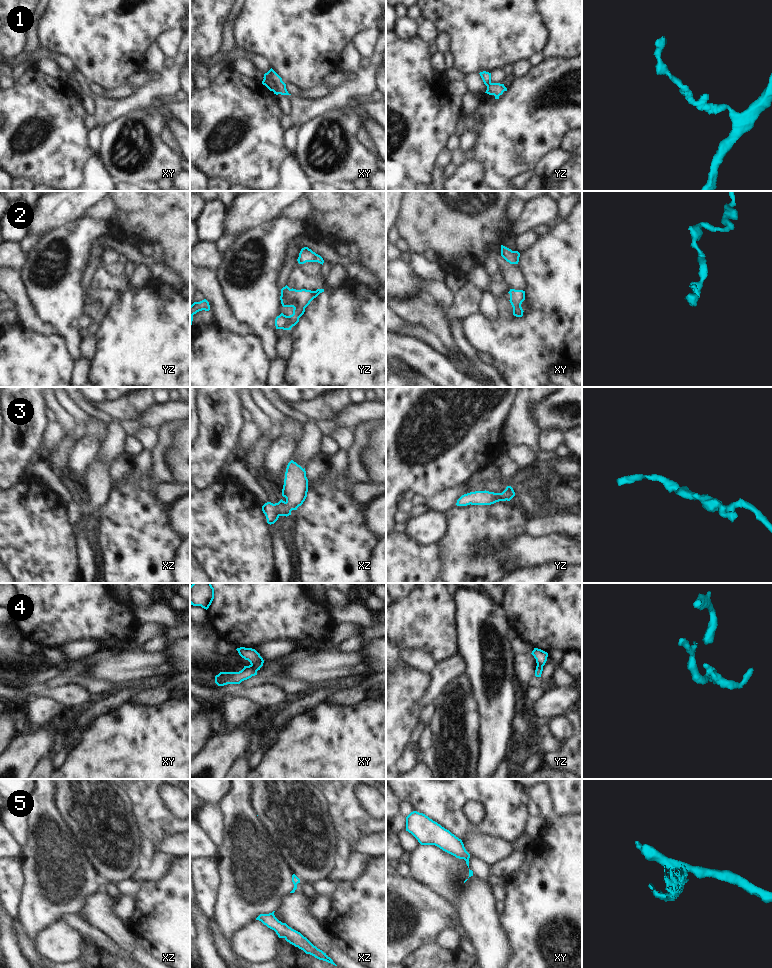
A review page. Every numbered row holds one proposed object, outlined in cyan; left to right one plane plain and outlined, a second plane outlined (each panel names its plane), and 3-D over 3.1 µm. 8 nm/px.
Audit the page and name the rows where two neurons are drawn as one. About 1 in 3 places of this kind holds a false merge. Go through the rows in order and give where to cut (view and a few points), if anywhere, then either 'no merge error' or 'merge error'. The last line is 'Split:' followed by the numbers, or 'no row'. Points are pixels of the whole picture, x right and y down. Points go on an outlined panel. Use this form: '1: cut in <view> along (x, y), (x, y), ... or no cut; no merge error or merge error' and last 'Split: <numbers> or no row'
1: cut in xy along (264, 78), (271, 81), (279, 93); merge error
2: no cut; no merge error
3: no cut; no merge error
4: no cut; no merge error
5: cut in xz along (269, 913), (273, 914); merge error
Split: 1, 5

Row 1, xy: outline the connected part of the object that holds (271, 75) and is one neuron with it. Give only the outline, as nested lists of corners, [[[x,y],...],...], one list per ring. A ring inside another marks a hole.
[[[271,68],[264,74],[264,79],[272,81],[277,88],[277,91],[281,95],[291,95],[286,89],[286,84],[282,81],[282,78]]]

